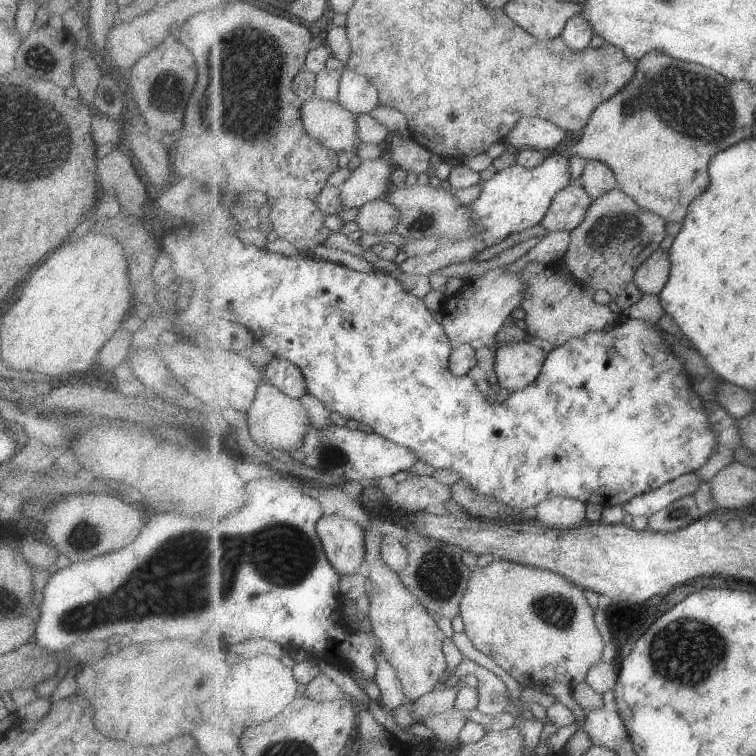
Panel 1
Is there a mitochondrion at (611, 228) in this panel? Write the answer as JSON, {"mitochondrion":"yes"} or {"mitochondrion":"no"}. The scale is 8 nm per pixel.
{"mitochondrion":"yes"}

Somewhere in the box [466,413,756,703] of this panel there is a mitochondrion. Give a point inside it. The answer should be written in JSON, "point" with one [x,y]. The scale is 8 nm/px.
{"point":[688,654]}

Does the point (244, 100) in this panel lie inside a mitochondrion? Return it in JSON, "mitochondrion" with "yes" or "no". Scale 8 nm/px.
{"mitochondrion":"yes"}

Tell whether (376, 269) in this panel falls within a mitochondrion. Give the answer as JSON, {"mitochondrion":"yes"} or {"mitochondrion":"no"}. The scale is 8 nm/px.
{"mitochondrion":"no"}

